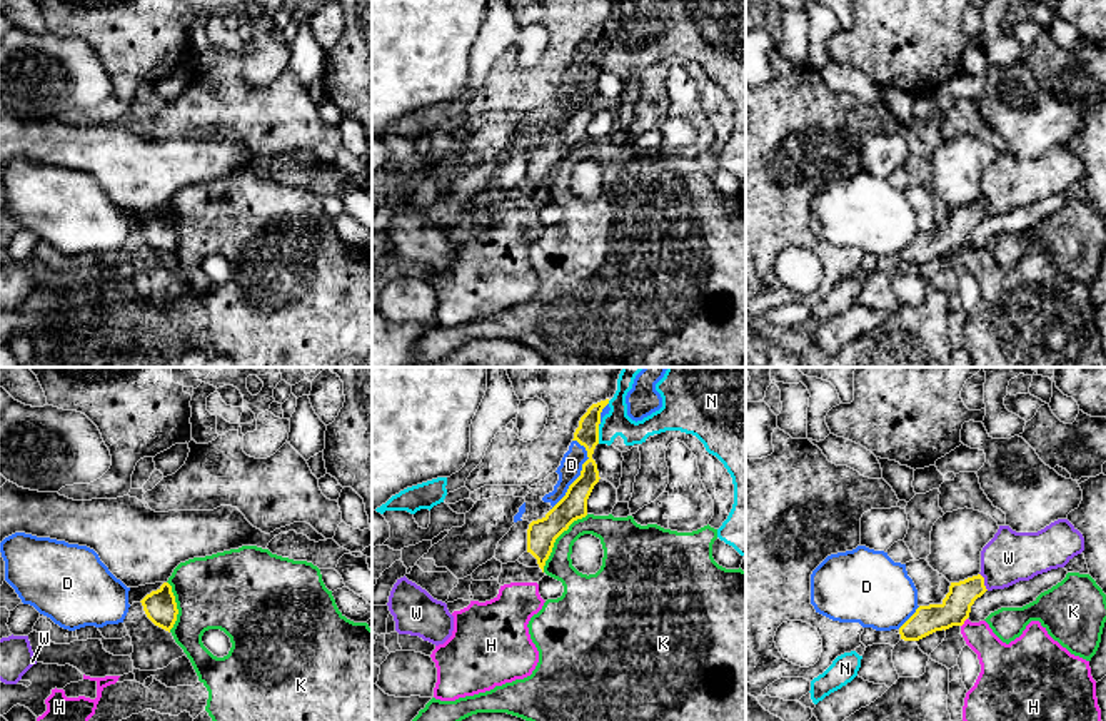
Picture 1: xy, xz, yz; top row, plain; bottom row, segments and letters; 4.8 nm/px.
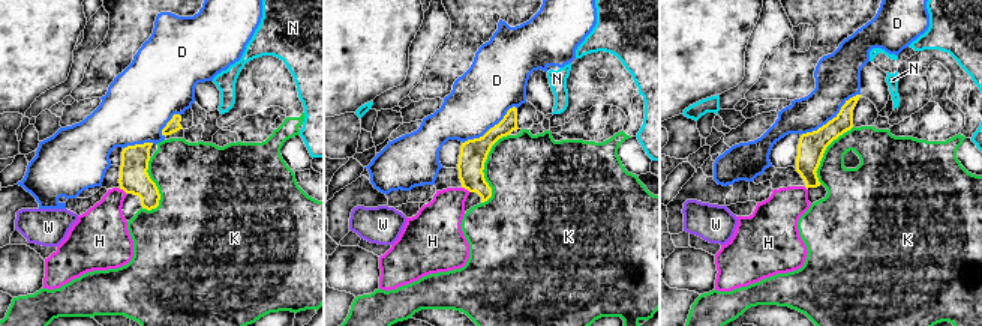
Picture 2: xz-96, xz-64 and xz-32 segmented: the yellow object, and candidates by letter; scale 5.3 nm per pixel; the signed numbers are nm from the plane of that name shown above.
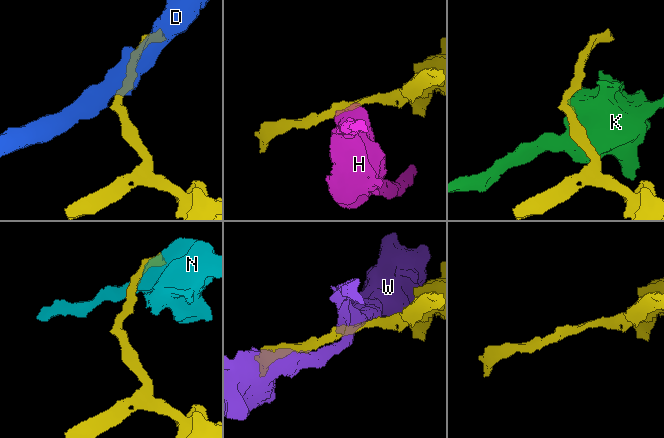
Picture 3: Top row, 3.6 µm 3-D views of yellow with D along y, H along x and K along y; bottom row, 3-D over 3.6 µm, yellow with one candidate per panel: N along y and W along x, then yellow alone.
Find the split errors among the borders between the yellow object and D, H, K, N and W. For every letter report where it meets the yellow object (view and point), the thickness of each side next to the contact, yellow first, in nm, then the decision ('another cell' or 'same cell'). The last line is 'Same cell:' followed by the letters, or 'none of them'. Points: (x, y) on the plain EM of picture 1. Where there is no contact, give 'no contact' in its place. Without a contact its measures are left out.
D: xz (581, 100) | 140/110 nm | another cell
H: yz (963, 249) | 140/180 nm | another cell
K: xz (556, 164) | 140/130 nm | another cell
N: xz (598, 60) | 110/120 nm | another cell
W: yz (983, 207) | 140/240 nm | another cell
Same cell: none of them

